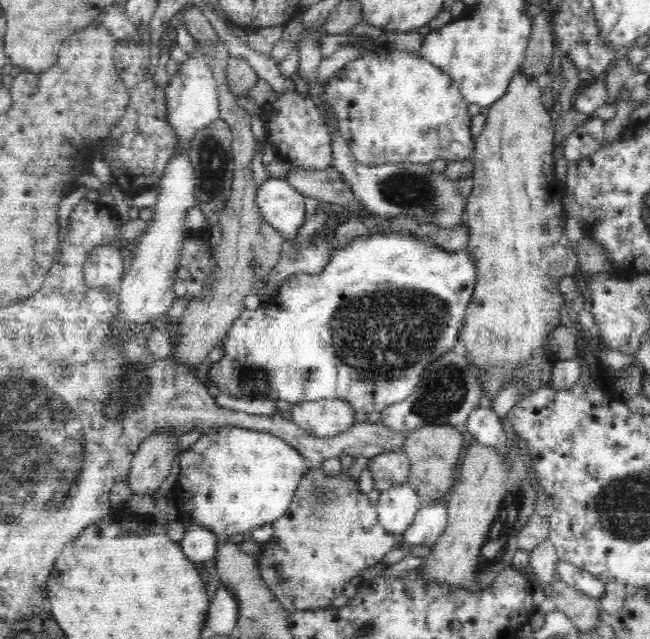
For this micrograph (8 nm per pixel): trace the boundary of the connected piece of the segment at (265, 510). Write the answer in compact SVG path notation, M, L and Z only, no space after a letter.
M230 425L204 431L196 442L179 453L179 461L180 472L171 493L179 520L185 529L195 524L211 530L220 543L225 543L228 536L246 533L280 518L288 510L304 472L312 465L285 440L273 434Z

